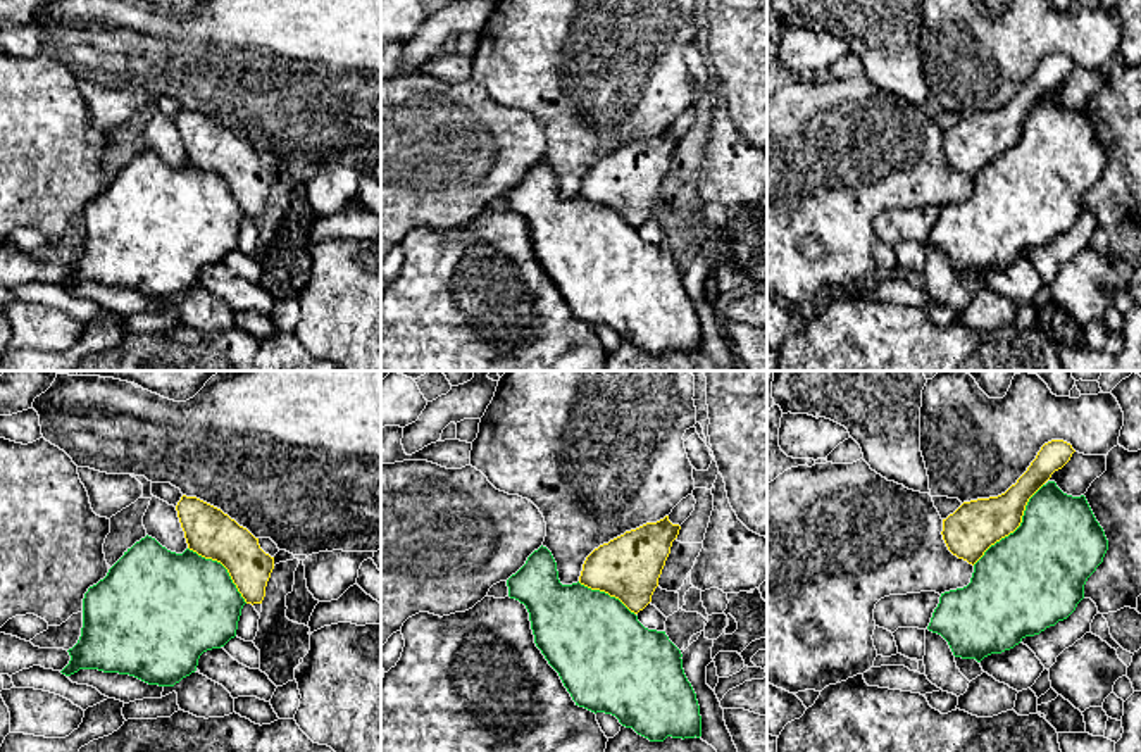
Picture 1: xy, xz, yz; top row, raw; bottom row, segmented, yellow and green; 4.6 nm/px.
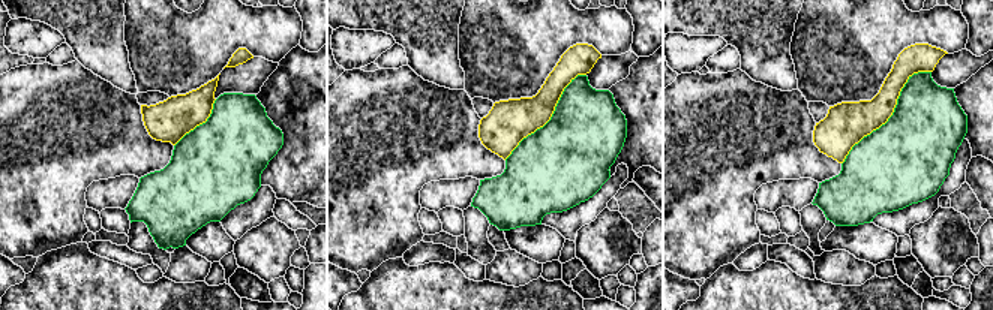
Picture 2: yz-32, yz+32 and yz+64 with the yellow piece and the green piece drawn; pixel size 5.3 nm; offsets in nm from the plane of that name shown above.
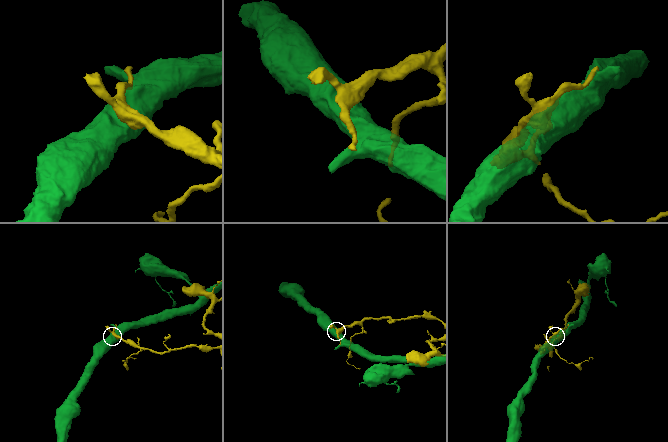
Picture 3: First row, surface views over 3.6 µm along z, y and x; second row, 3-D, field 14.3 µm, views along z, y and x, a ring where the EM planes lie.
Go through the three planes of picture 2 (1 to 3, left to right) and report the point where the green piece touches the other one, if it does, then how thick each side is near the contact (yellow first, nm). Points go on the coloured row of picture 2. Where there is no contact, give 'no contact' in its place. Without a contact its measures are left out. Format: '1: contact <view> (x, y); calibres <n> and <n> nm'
1: contact yz-32 (200, 123); calibres 220 and 480 nm
2: contact yz+32 (551, 116); calibres 240 and 440 nm
3: contact yz+64 (891, 114); calibres 240 and 440 nm

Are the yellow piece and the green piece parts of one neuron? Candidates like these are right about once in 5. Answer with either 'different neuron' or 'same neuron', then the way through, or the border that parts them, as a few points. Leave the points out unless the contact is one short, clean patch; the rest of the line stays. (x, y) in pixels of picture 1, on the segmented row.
different neuron

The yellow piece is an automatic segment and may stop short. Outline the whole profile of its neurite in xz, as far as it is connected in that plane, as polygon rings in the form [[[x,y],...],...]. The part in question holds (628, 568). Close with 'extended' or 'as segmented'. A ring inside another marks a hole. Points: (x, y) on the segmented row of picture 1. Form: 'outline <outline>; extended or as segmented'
outline [[[665,516],[600,545],[586,557],[579,583],[619,598],[638,614],[652,602],[679,530]]]; as segmented

